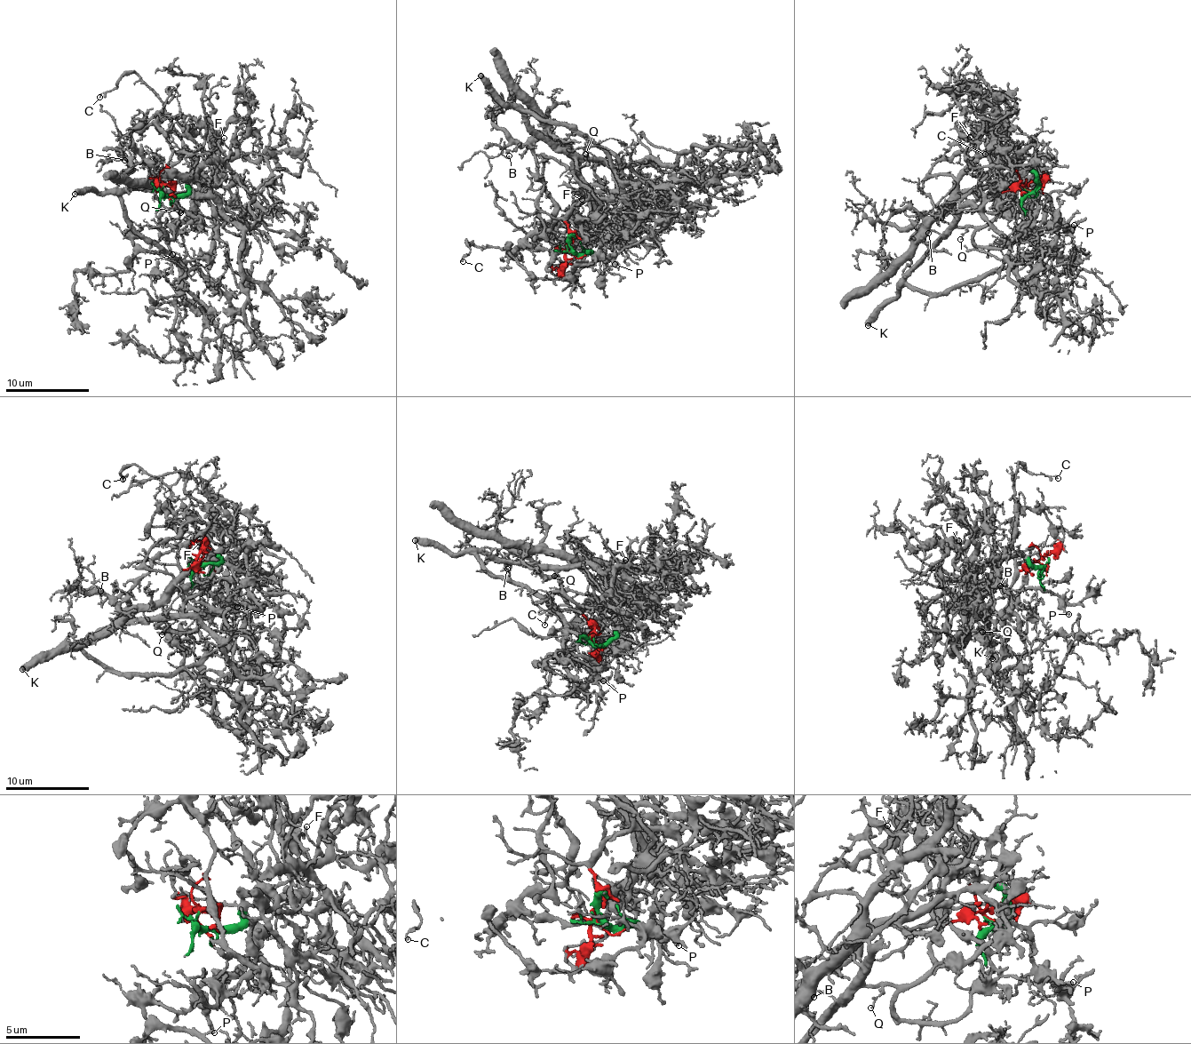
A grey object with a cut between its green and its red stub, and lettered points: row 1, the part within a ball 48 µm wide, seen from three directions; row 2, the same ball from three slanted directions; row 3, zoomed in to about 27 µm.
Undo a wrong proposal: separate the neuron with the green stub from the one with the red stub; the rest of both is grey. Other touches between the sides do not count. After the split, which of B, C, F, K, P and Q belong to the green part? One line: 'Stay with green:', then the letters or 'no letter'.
Stay with green: B, F

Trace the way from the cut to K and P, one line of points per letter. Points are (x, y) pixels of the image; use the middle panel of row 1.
K: (567, 250), (566, 219), (588, 195), (572, 154), (551, 148), (530, 133), (519, 112), (495, 100), (480, 75)
P: (567, 250), (572, 208), (606, 200), (618, 221), (606, 249), (594, 253), (615, 265)

